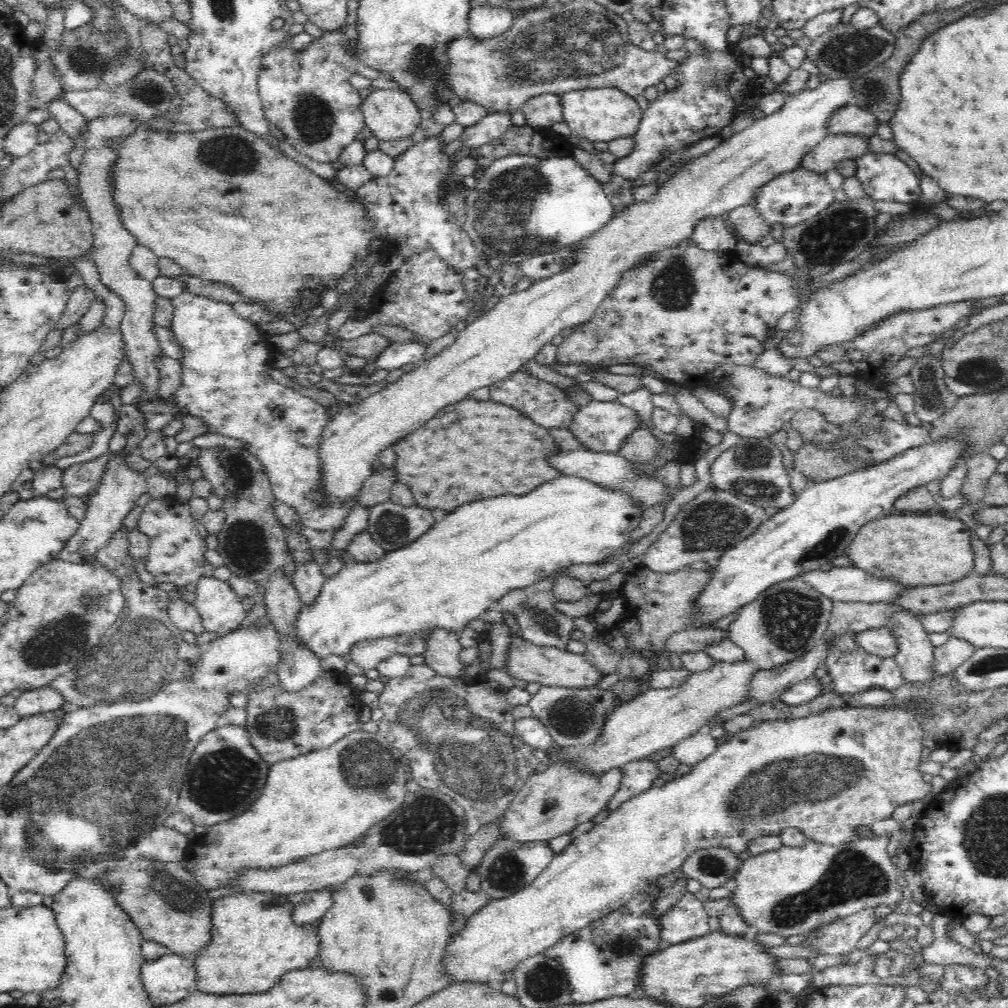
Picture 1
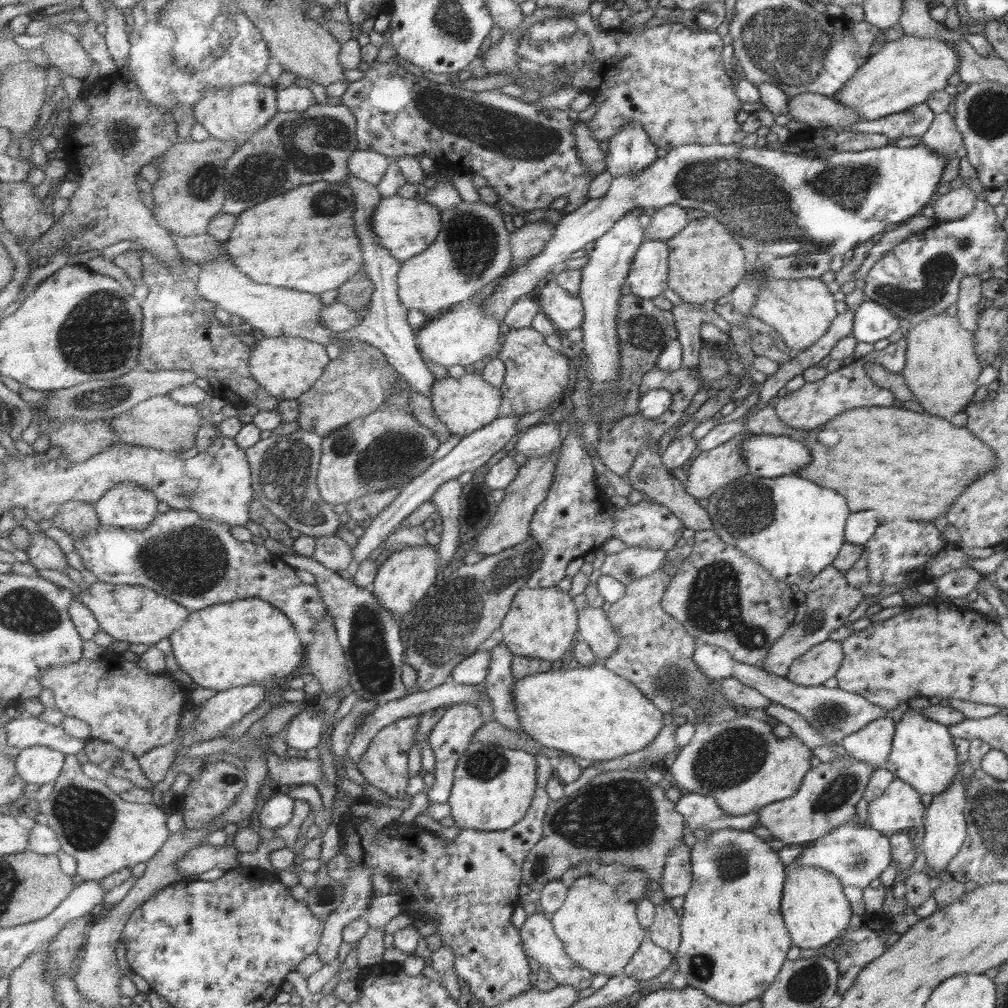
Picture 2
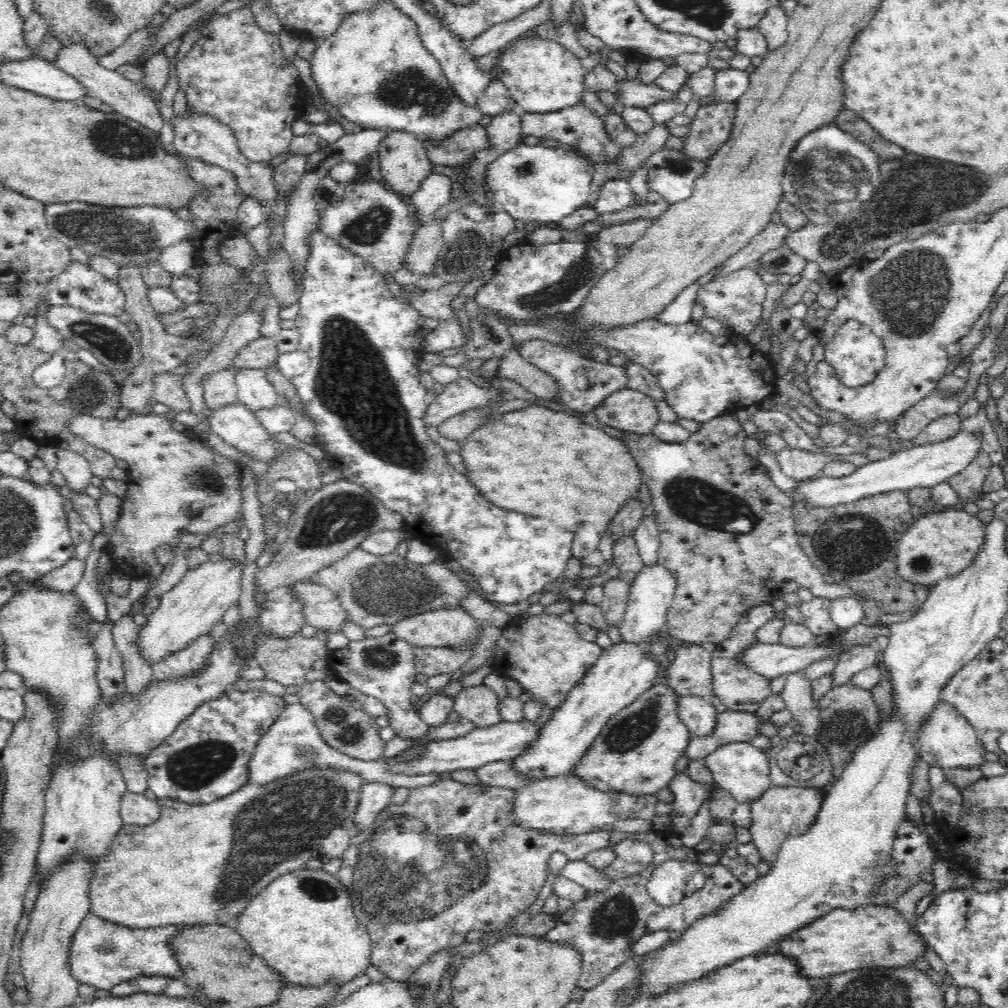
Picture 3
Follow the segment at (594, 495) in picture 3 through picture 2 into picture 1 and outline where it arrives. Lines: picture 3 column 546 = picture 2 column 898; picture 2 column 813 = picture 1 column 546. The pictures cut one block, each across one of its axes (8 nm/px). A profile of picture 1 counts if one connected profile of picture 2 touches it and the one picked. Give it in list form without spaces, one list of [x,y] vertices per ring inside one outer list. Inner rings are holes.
[[[466,398],[460,402],[449,404],[434,416],[434,420],[426,422],[422,427],[411,432],[400,440],[394,450],[397,459],[394,464],[396,477],[399,482],[410,484],[414,492],[413,500],[418,506],[424,508],[442,508],[442,510],[456,510],[458,506],[474,500],[494,498],[502,494],[526,494],[534,488],[556,480],[562,476],[552,464],[550,458],[558,456],[556,440],[550,436],[550,429],[530,420],[528,416],[522,416],[516,408],[492,401],[479,401],[478,399]]]

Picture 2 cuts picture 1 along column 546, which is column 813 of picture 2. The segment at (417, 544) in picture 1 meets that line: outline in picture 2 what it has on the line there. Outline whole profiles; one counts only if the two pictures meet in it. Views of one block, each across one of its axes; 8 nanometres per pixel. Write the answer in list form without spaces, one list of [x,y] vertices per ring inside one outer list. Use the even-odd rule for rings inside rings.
[[[749,473],[725,483],[713,495],[709,495],[705,510],[712,524],[711,530],[715,531],[721,540],[758,562],[773,578],[788,586],[796,584],[801,587],[805,587],[819,571],[833,562],[845,542],[844,524],[849,516],[843,496],[835,494],[833,490],[819,488],[799,476],[763,478]]]

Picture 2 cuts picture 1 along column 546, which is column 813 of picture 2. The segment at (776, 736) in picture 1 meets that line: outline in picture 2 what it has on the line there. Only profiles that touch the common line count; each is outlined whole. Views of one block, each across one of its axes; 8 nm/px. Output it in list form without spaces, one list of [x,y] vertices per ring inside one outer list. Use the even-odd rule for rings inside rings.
[[[786,865],[784,867],[783,896],[781,896],[780,913],[783,924],[788,930],[792,945],[803,949],[818,949],[827,943],[833,944],[843,936],[852,913],[849,903],[841,890],[842,887],[832,874],[825,872],[822,868],[796,867],[795,865]]]

